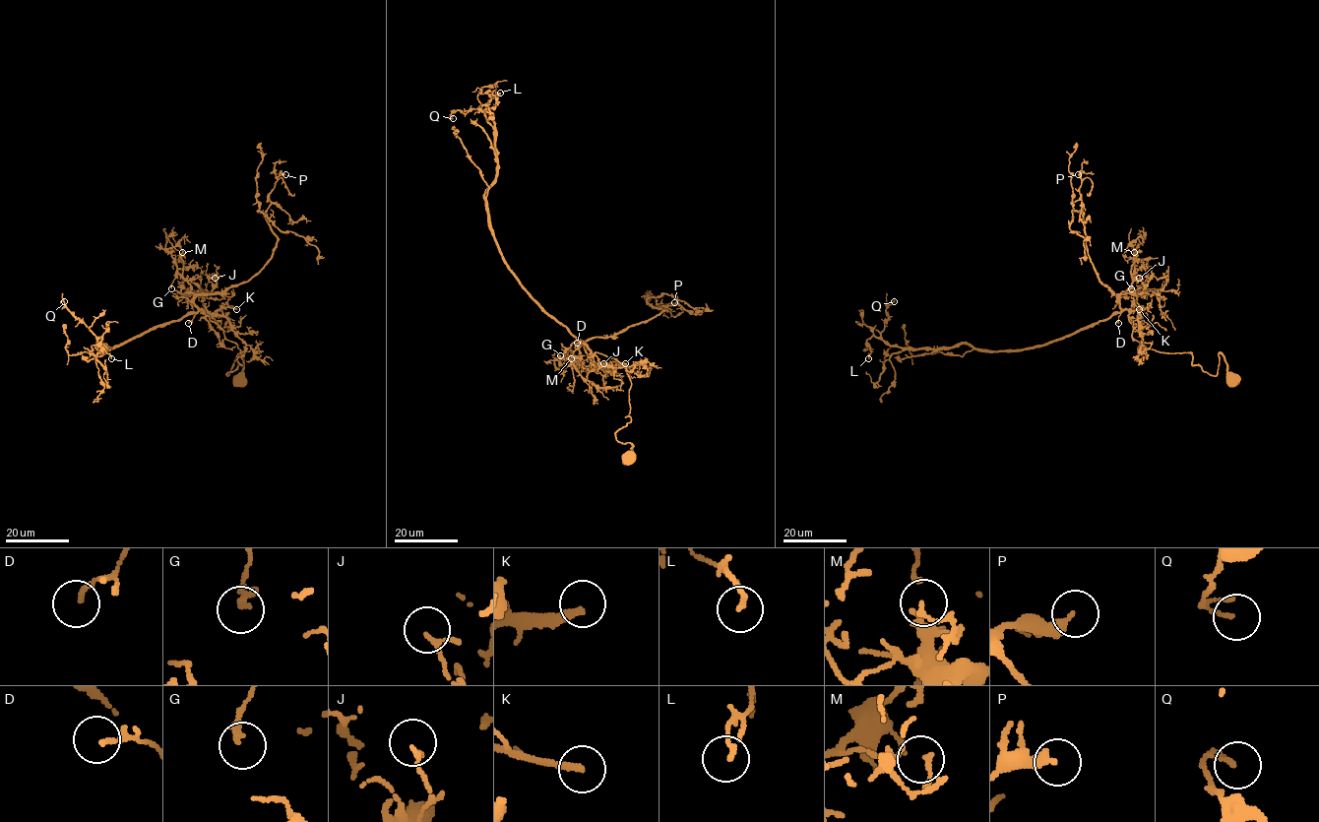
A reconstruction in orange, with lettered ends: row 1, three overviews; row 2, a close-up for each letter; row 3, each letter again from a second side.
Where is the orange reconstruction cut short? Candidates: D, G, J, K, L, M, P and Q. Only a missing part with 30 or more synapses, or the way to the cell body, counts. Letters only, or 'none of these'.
K

